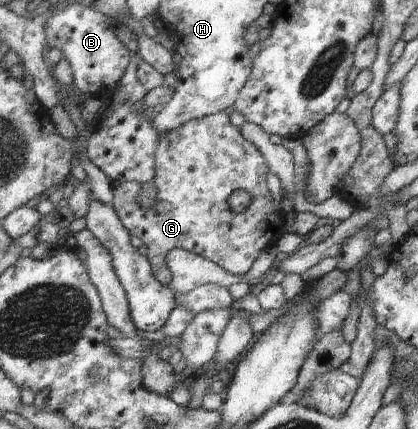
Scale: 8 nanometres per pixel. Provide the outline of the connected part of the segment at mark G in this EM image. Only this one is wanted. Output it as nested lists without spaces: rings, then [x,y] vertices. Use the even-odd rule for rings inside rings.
[[[226,112],[216,113],[198,120],[191,120],[176,130],[163,132],[155,158],[156,201],[149,209],[142,208],[135,198],[142,190],[142,183],[128,181],[115,185],[113,207],[124,223],[126,230],[138,237],[147,246],[147,257],[152,263],[156,278],[170,286],[173,272],[167,263],[167,256],[174,249],[184,249],[204,256],[235,275],[243,275],[252,270],[252,264],[262,249],[276,245],[288,232],[285,209],[276,210],[274,200],[266,182],[271,166],[263,151],[259,149],[241,130],[230,122]],[[235,190],[247,190],[249,207],[242,212],[233,211],[229,198]]]

